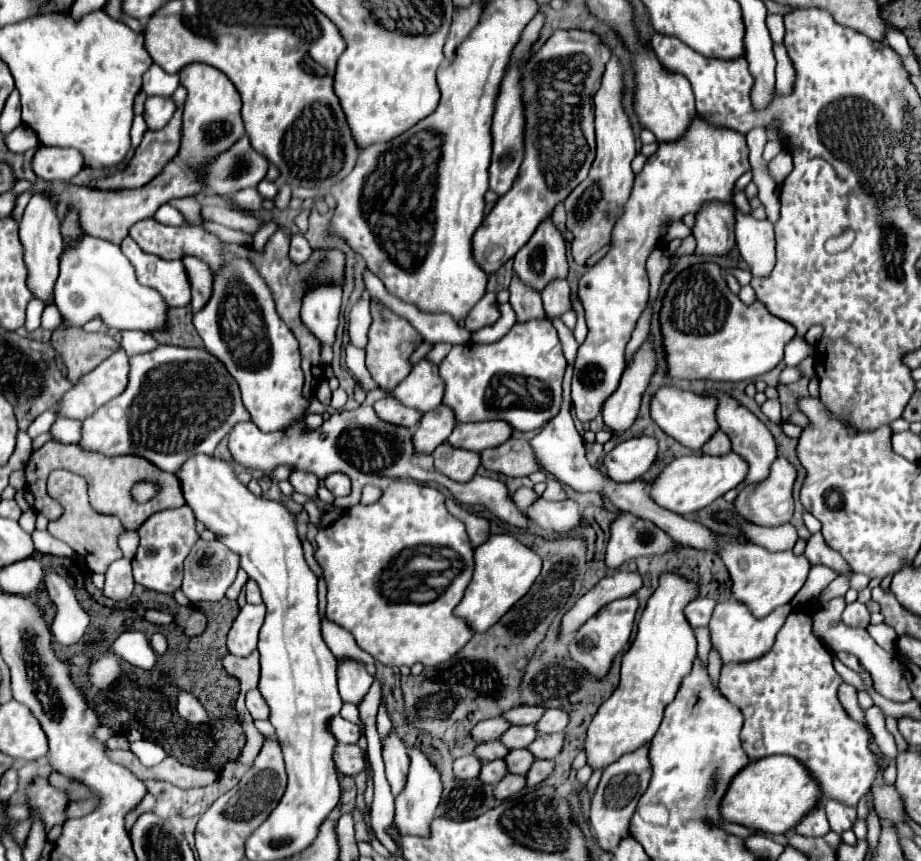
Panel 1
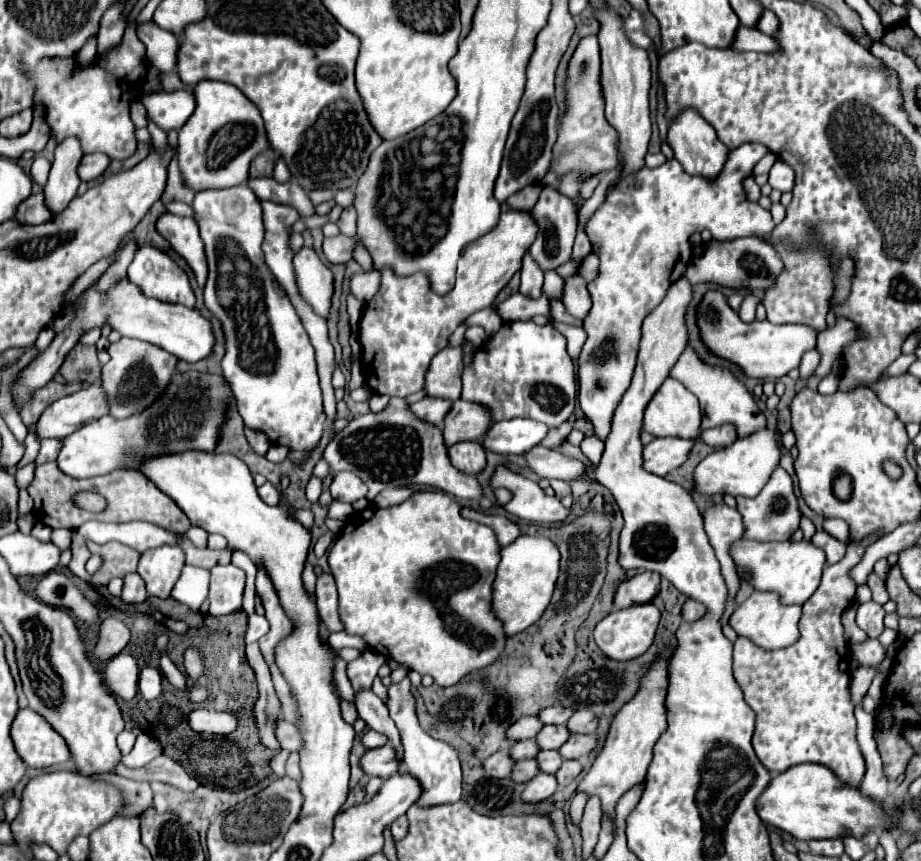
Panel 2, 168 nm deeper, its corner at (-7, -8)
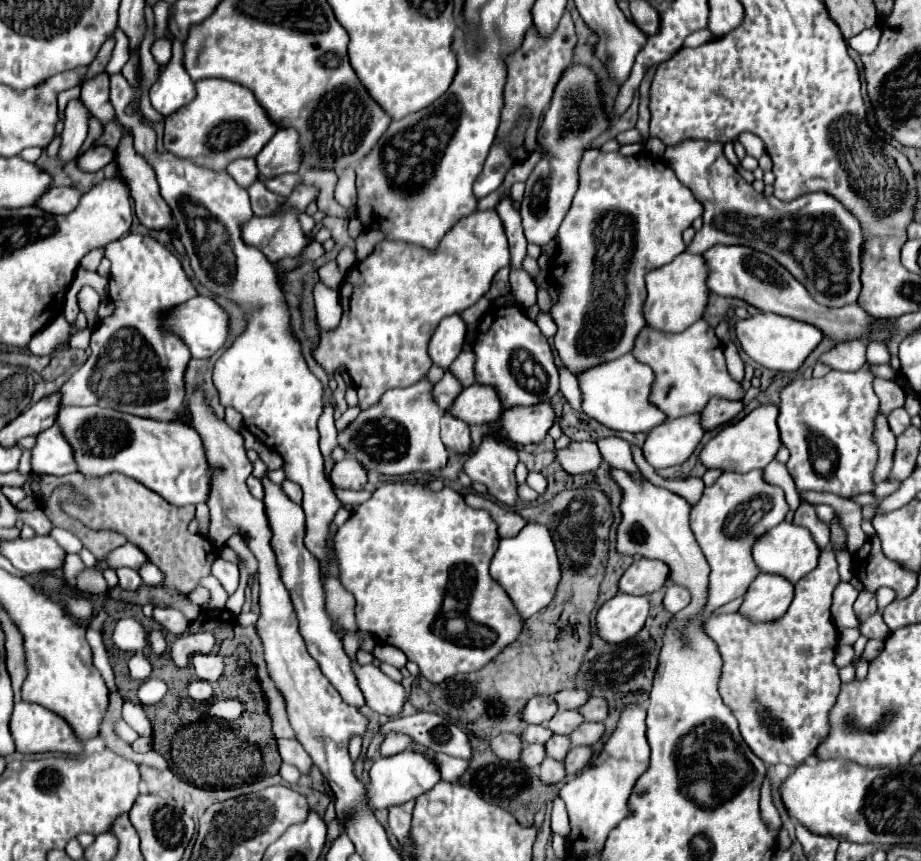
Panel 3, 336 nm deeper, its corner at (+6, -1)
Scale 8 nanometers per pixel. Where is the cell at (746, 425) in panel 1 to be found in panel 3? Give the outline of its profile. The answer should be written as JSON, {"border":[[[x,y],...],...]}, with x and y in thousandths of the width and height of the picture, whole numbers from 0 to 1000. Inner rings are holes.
{"border":[[[758,372],[743,386],[730,390],[725,390],[725,386],[708,386],[708,381],[699,379],[691,390],[686,411],[712,434],[712,446],[708,446],[708,469],[712,469],[723,485],[762,479],[773,460],[790,465],[806,465],[808,460],[806,448],[790,434],[784,397],[767,372]]]}

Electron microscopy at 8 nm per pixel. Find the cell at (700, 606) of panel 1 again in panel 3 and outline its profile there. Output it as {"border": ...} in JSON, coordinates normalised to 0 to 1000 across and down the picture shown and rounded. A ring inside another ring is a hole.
{"border":[[[725,678],[723,681],[723,692],[721,692],[721,704],[727,713],[734,713],[738,708],[743,708],[749,702],[749,688],[743,681],[736,678]]]}

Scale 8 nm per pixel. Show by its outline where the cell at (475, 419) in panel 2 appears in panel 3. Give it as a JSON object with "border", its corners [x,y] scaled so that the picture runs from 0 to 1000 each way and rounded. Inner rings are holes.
{"border":[[[515,446],[502,453],[502,458],[491,469],[489,479],[508,492],[532,492],[543,485],[545,479],[543,460],[536,451],[528,446]]]}

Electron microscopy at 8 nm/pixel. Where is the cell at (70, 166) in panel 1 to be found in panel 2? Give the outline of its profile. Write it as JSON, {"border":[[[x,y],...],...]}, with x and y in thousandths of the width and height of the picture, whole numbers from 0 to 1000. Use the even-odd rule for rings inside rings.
{"border":[[[99,178],[99,180],[90,180],[88,189],[86,189],[86,208],[88,210],[101,210],[105,208],[118,192],[118,182],[114,178]]]}

